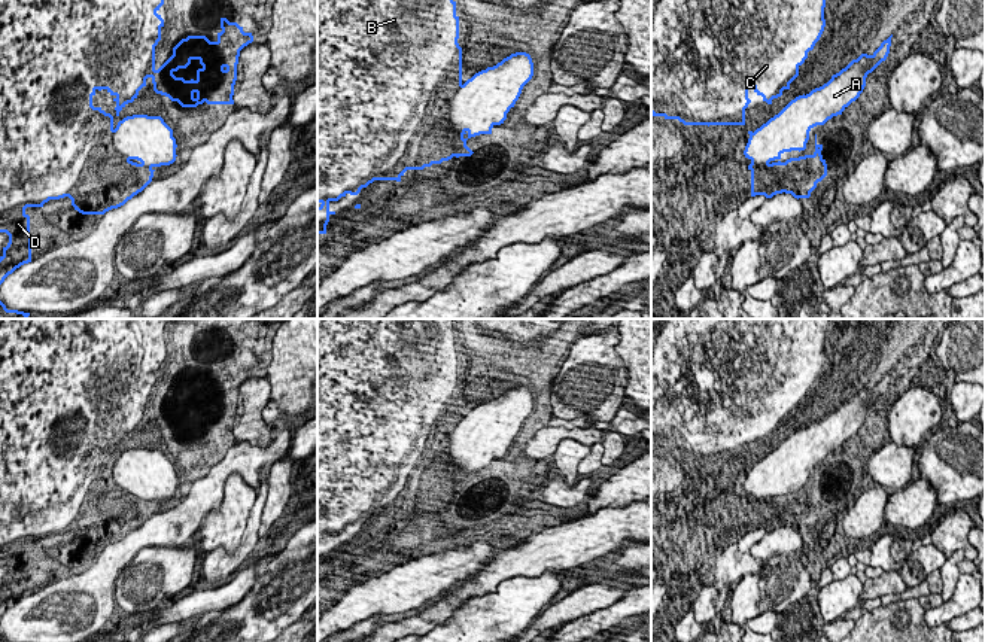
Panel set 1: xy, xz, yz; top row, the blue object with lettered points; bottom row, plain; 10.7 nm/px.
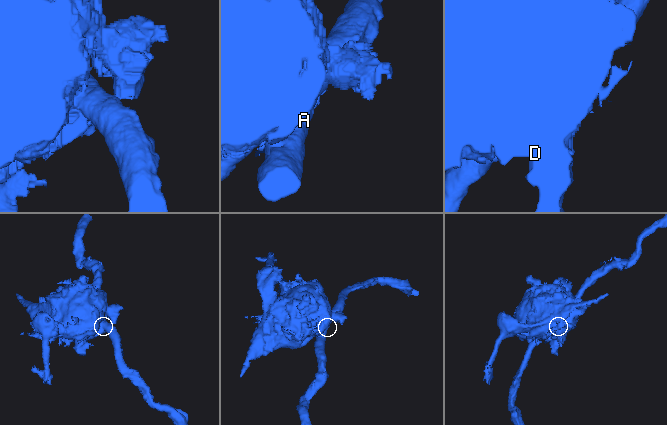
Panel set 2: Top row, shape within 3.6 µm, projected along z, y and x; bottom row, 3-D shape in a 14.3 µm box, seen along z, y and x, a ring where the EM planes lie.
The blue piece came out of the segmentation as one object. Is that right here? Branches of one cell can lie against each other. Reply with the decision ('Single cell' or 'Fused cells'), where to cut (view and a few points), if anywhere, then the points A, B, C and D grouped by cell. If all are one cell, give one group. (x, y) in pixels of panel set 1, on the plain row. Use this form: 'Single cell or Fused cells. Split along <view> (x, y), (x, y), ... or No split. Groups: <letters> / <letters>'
Fused cells. Split along yz (841, 444), (815, 440), (803, 455), (799, 478), (772, 489). Groups: A / B C D

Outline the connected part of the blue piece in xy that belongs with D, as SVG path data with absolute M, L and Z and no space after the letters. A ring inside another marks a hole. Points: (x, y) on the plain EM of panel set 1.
M0 319L0 566L9 569L9 576L3 581L3 588L0 590L0 618L16 602L31 596L31 568L30 550L25 547L27 541L43 541L49 533L69 530L72 539L79 547L104 548L112 542L124 539L152 515L155 503L130 495L125 489L125 483L116 483L113 480L113 450L106 447L101 441L92 439L92 430L97 423L106 423L115 430L116 450L119 450L119 445L128 436L133 436L137 432L139 425L146 420L148 411L152 413L153 425L156 428L165 429L171 435L177 435L182 441L197 441L204 435L207 438L234 438L232 429L237 414L240 384L253 375L252 366L244 366L243 360L237 356L229 356L227 352L221 352L222 365L218 366L216 375L210 375L206 369L188 369L173 381L173 389L156 404L155 380L161 374L161 362L164 360L164 353L156 346L164 338L165 322L167 319ZM192 393L198 393L203 399L197 404L195 414L185 414L183 411L176 411L173 408L179 402L186 402Z

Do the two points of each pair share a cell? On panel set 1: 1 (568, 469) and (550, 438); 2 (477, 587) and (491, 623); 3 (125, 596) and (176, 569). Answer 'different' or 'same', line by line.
1: different
2: different
3: same

